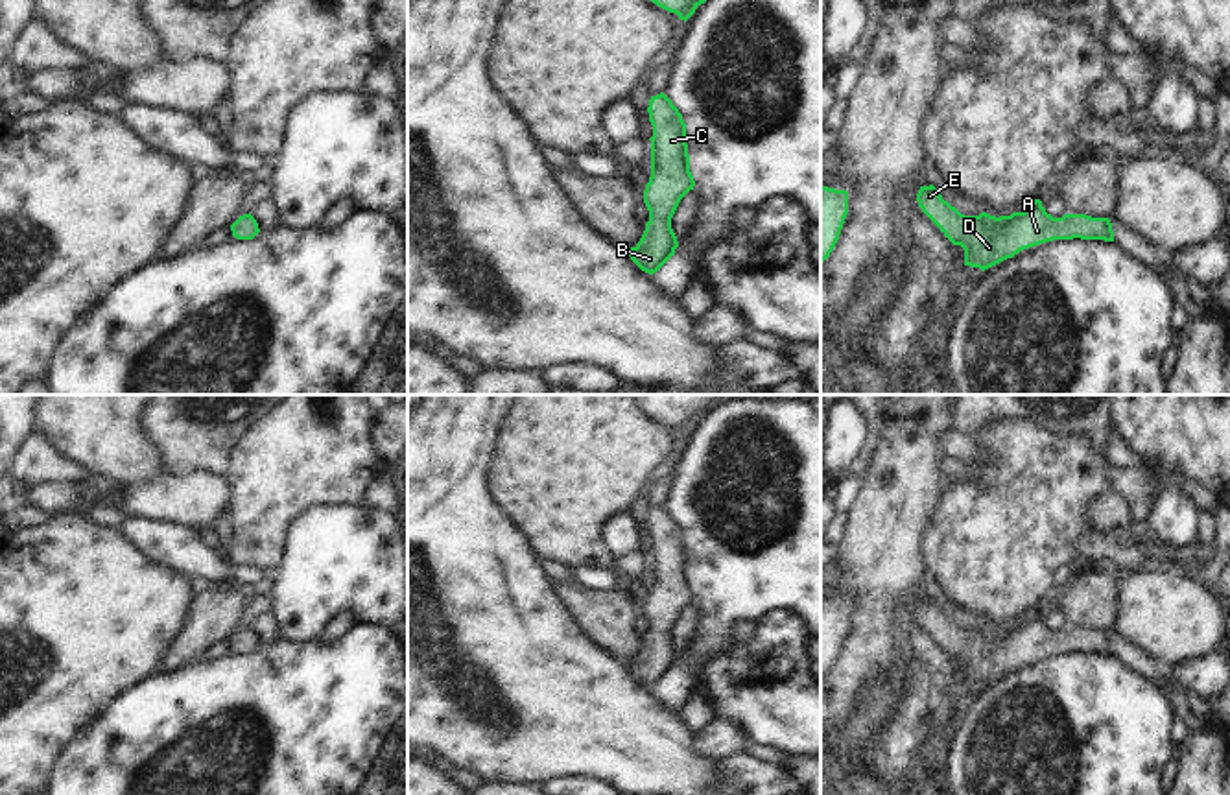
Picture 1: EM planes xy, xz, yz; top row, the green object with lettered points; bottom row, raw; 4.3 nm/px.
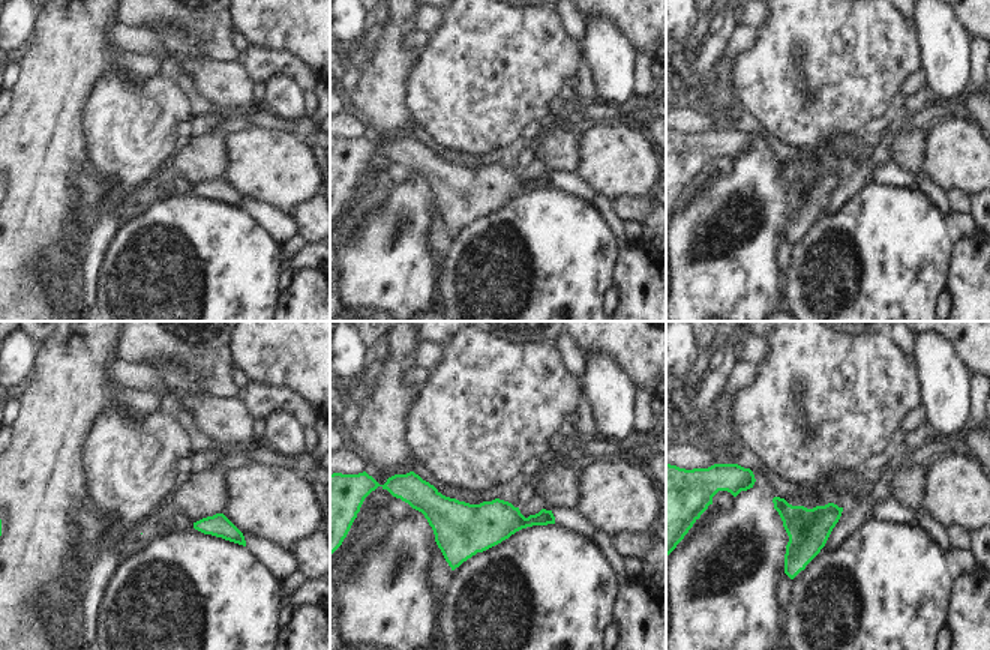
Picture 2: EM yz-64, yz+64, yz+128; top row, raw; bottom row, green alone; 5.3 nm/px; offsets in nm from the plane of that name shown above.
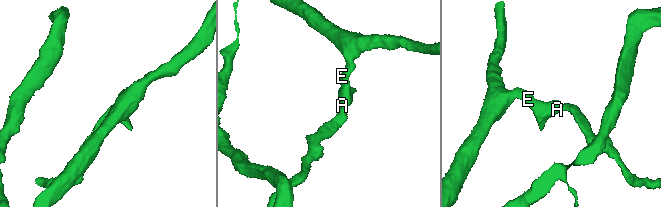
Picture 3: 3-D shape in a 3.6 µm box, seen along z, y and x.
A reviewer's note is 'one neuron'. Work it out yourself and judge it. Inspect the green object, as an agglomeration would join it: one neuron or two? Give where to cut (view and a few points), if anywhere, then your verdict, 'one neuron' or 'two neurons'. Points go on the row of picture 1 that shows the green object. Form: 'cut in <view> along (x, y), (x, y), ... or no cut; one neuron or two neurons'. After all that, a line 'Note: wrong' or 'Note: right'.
no cut; one neuron
Note: right

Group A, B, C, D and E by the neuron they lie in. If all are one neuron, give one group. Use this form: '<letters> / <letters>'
A B C D E

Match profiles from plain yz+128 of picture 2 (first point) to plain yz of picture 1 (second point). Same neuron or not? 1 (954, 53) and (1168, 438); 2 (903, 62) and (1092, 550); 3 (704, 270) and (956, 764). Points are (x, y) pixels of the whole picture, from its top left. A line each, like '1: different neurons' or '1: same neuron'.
1: different neurons
2: different neurons
3: different neurons

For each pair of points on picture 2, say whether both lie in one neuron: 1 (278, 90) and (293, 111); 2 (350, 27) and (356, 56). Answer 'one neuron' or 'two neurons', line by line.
1: one neuron
2: two neurons

